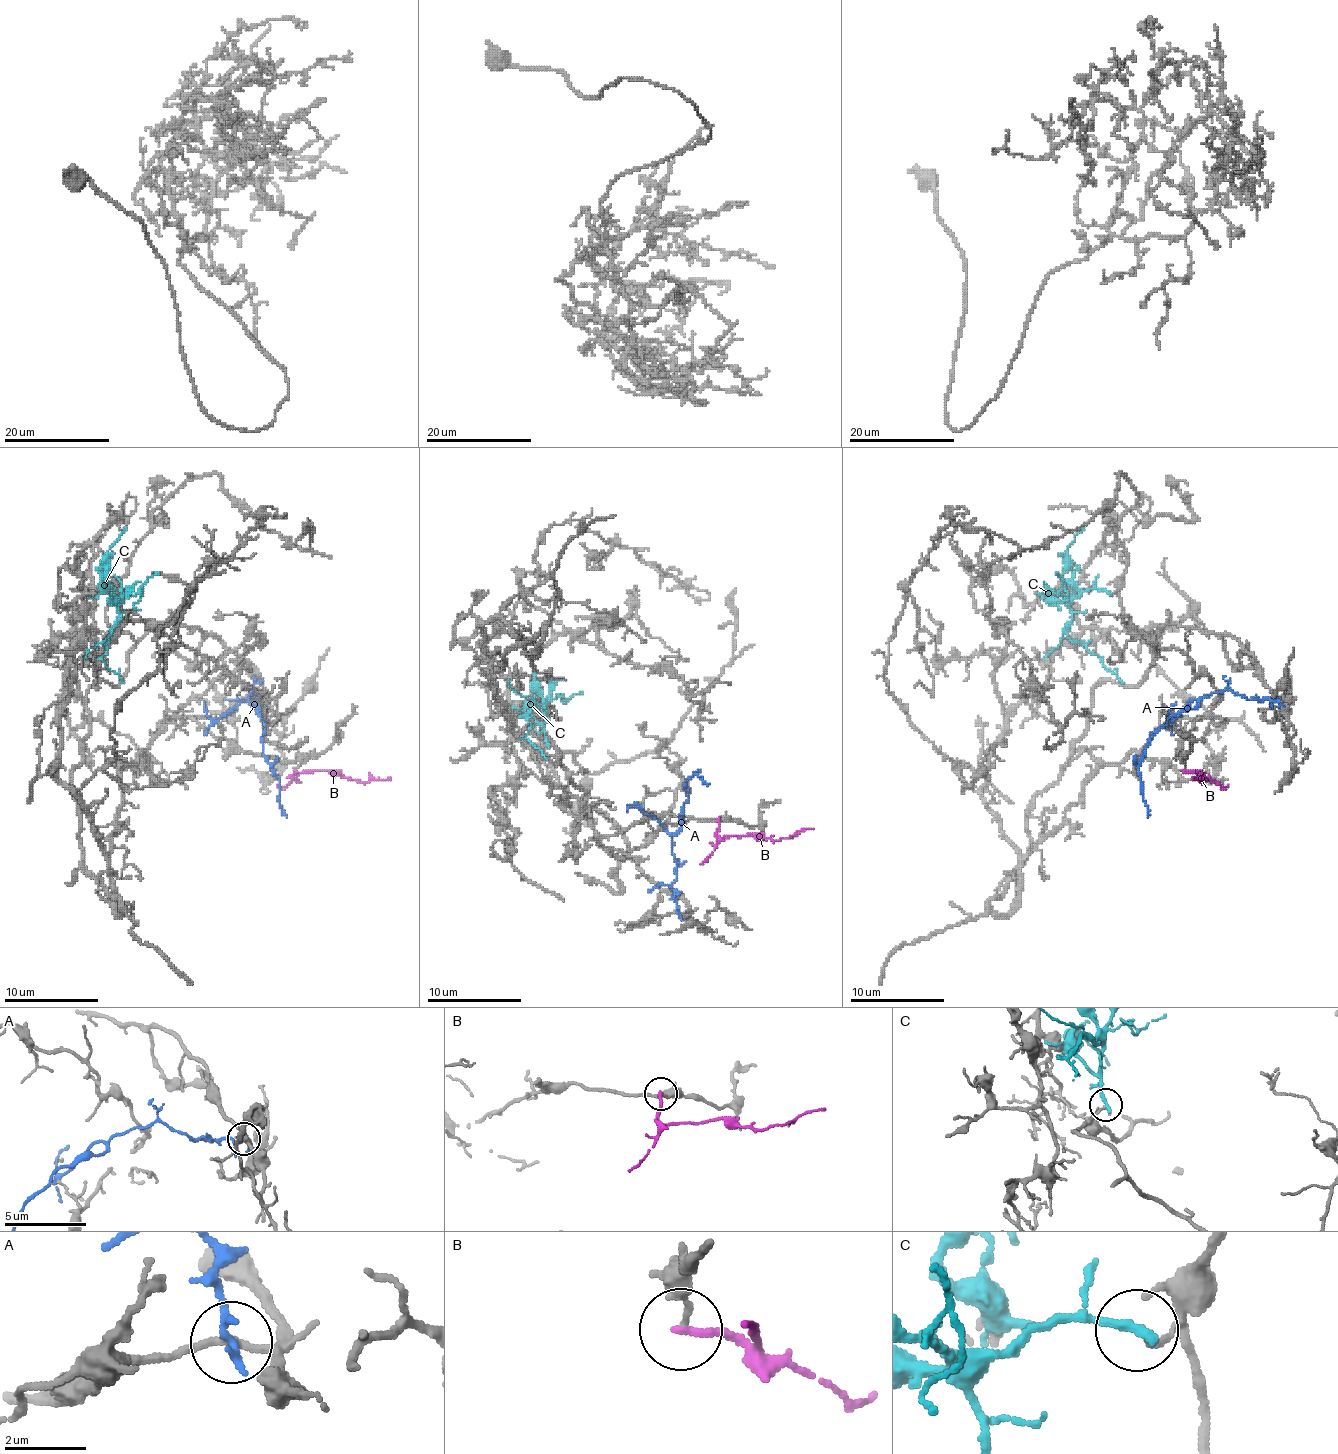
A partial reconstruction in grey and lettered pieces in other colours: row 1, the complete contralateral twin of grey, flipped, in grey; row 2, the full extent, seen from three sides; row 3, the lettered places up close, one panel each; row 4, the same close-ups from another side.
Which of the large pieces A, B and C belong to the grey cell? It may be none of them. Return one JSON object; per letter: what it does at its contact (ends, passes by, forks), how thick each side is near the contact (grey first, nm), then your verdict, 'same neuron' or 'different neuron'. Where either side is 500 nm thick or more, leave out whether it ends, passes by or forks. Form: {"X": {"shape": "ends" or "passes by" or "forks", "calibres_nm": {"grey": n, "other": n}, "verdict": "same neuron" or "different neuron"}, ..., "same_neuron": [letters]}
{"A": {"shape": "passes by", "calibres_nm": {"grey": 190, "other": 180}, "verdict": "different neuron"}, "B": {"shape": "ends", "calibres_nm": {"grey": 130, "other": 200}, "verdict": "different neuron"}, "C": {"shape": "ends", "calibres_nm": {"grey": 150, "other": 260}, "verdict": "different neuron"}, "same_neuron": []}

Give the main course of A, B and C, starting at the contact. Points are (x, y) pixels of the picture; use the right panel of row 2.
A: (1277, 699), (1246, 699), (1230, 690), (1211, 692), (1192, 709), (1173, 713), (1150, 739), (1138, 765), (1147, 817)
B: (1183, 770), (1202, 772), (1199, 770), (1204, 779), (1192, 777)
C: (1107, 591), (1086, 589), (1072, 600), (1072, 622), (1067, 636), (1081, 643), (1124, 683)

